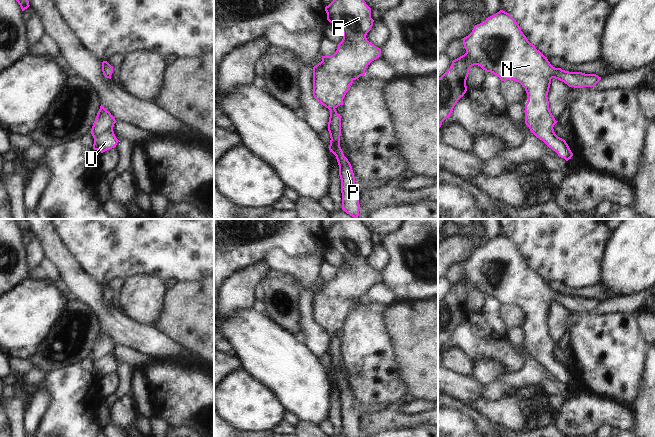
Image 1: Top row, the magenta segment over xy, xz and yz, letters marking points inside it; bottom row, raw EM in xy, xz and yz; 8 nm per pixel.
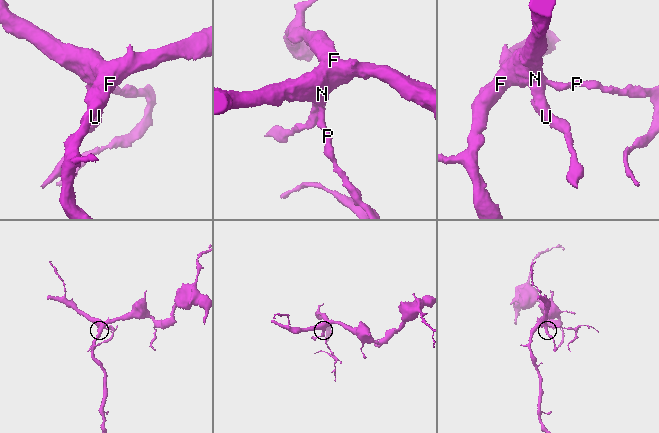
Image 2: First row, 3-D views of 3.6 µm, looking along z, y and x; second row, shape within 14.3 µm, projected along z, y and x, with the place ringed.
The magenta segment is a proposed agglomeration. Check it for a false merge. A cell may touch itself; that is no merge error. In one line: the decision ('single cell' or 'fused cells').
single cell

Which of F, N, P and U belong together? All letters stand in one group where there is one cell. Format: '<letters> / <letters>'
F N P U

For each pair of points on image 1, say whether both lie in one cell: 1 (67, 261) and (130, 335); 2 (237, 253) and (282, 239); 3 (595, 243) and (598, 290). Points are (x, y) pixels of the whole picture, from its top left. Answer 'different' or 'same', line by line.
1: same
2: same
3: different

